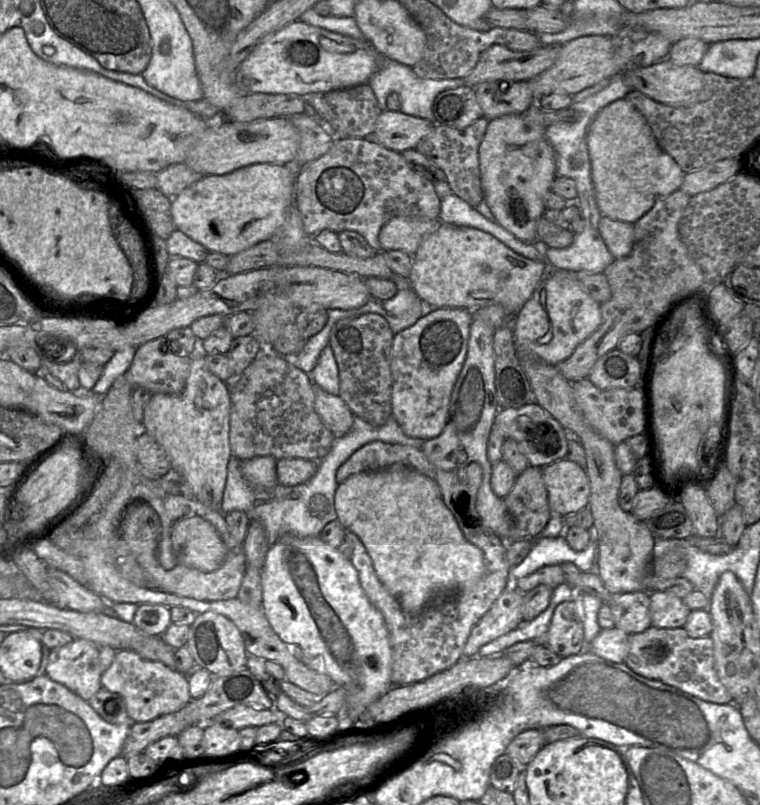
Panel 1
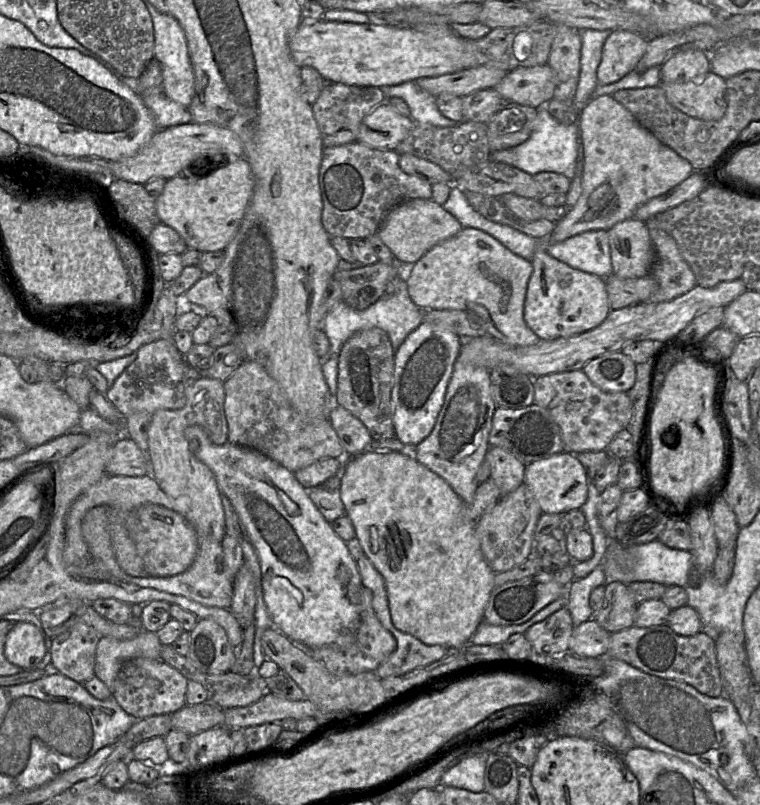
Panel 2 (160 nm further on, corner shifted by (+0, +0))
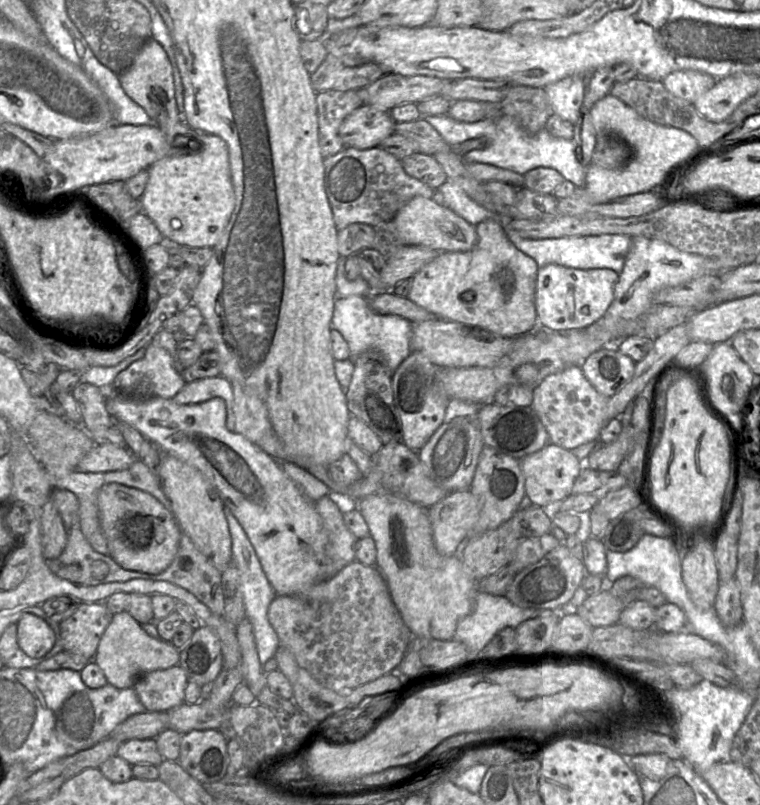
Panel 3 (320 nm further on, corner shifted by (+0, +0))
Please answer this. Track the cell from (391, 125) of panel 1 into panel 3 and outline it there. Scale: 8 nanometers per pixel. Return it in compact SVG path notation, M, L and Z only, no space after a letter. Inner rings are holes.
M364 104L341 123L339 135L345 147L370 149L377 147L394 133L395 121L390 113Z

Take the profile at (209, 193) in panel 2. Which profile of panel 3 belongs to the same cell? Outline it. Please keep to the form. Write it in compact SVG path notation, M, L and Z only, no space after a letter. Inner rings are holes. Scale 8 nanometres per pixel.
M148 39L131 66L119 74L126 94L144 108L170 145L166 156L148 168L148 182L140 198L142 211L171 246L214 247L235 207L227 143L190 127L177 109L172 66L163 47Z

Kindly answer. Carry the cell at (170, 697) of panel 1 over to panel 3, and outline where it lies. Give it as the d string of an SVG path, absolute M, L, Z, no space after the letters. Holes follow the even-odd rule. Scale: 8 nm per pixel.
M179 665L143 674L133 688L146 711L169 711L184 703L188 678Z

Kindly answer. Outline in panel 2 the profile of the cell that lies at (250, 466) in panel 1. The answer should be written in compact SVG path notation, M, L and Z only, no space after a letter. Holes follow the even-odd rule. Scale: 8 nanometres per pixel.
M189 426L185 430L185 437L189 442L189 449L197 459L207 465L213 472L217 481L218 487L221 492L225 494L230 500L236 513L238 514L241 522L244 524L249 538L256 550L261 565L261 589L263 593L264 602L267 610L272 618L274 627L281 633L291 639L293 642L302 645L306 648L321 647L329 645L337 640L343 632L353 631L360 619L360 605L361 605L361 592L362 580L356 560L350 554L347 544L343 541L333 530L331 523L329 523L313 501L308 495L308 490L304 488L292 471L288 470L278 462L269 458L268 456L251 448L246 448L230 443L229 441L223 445L214 444L205 429L201 426Z

